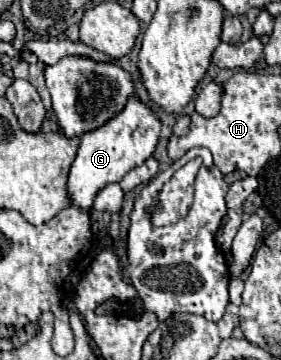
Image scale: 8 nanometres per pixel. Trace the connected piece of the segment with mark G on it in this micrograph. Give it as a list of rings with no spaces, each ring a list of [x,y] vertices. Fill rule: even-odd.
[[[130,95],[128,103],[116,117],[112,117],[108,123],[104,123],[98,129],[86,131],[80,137],[80,149],[68,175],[68,193],[72,203],[82,209],[90,209],[96,193],[104,185],[122,181],[122,177],[130,169],[140,167],[154,153],[160,139],[160,131],[162,131],[162,121],[156,117],[156,113],[136,95]]]

